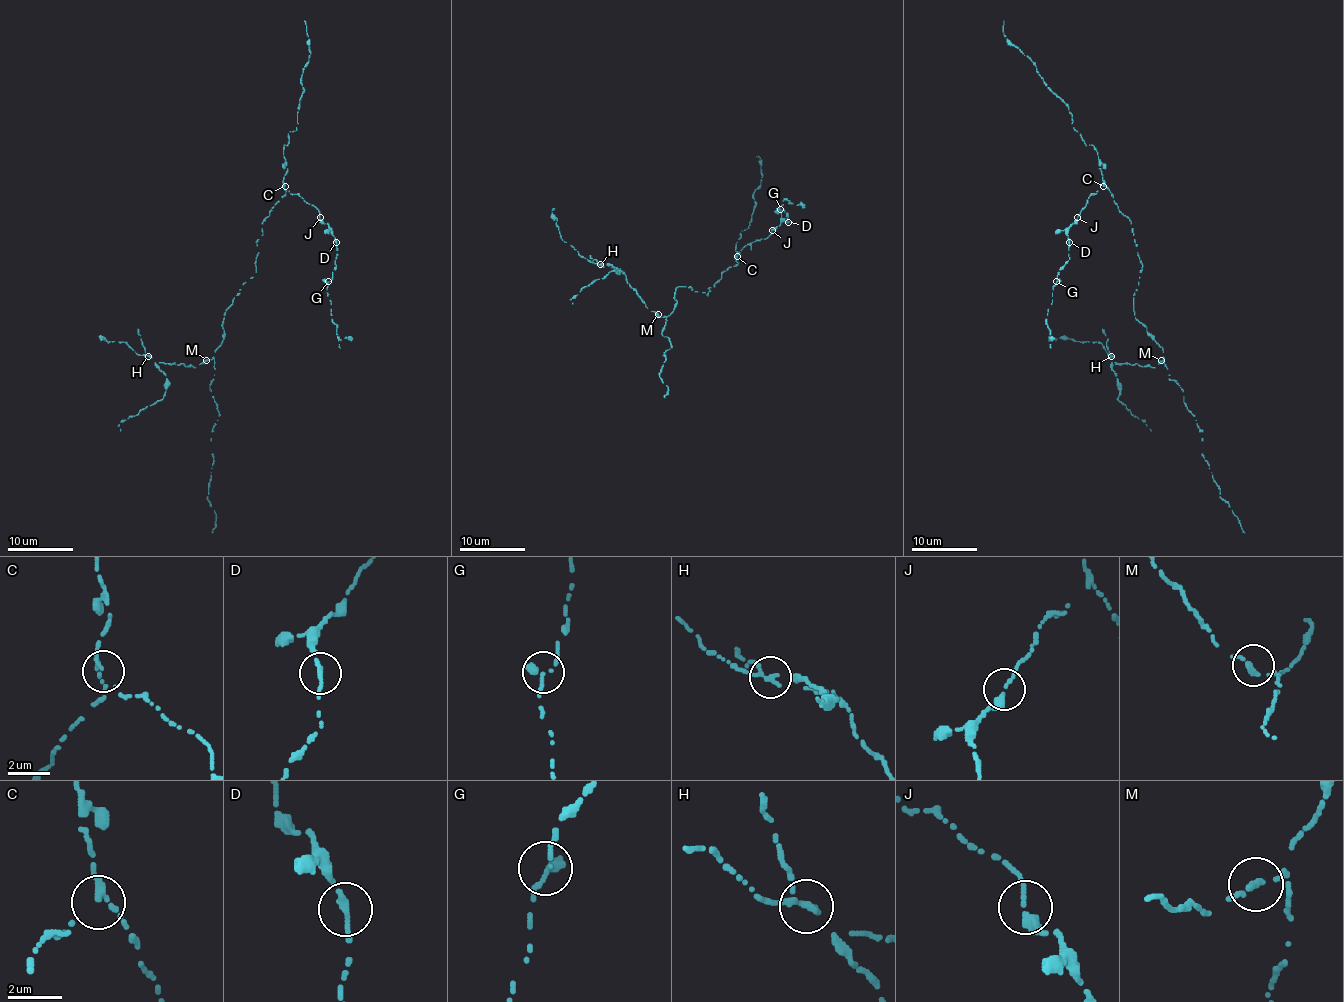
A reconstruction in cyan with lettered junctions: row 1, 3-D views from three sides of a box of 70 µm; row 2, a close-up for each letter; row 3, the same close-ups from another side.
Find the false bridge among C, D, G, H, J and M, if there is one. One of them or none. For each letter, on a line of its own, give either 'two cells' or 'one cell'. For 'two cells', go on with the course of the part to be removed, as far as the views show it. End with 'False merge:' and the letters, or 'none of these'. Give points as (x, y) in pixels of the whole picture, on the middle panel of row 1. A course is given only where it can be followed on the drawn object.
C: one cell
D: one cell
G: one cell
H: two cells; course (601, 265), (612, 265), (619, 270), (588, 284), (571, 299), (573, 304)
J: one cell
M: one cell
False merge: H

